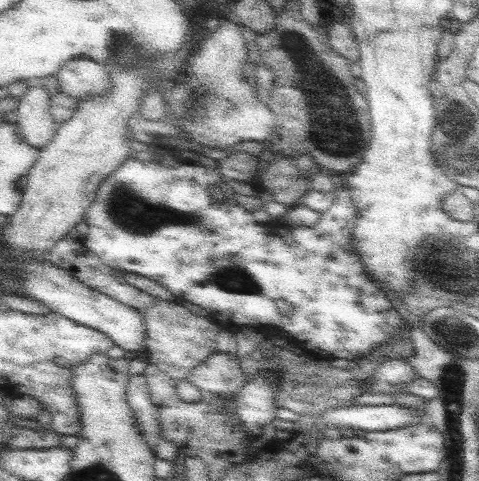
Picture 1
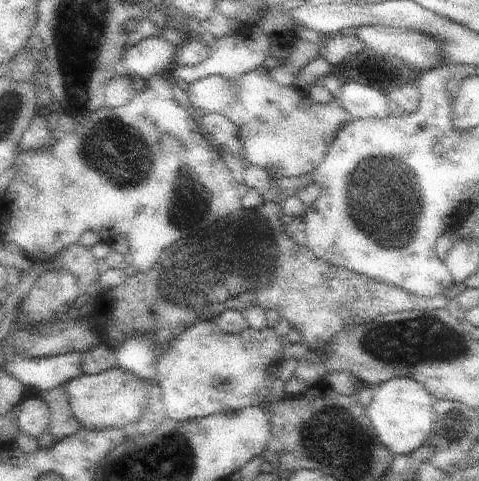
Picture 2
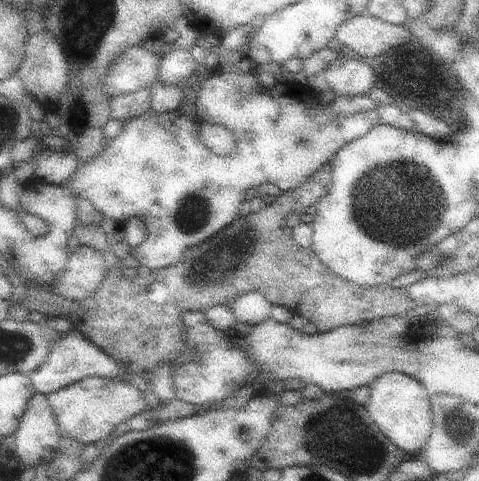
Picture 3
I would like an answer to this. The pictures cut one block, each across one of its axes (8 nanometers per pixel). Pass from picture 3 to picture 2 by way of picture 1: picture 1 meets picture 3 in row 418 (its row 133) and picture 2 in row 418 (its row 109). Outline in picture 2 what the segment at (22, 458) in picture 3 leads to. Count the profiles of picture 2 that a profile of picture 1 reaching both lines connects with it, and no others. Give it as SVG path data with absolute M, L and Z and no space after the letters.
M27 394L19 402L19 416L17 416L19 430L25 432L31 438L39 438L49 430L51 424L51 412L43 396Z

